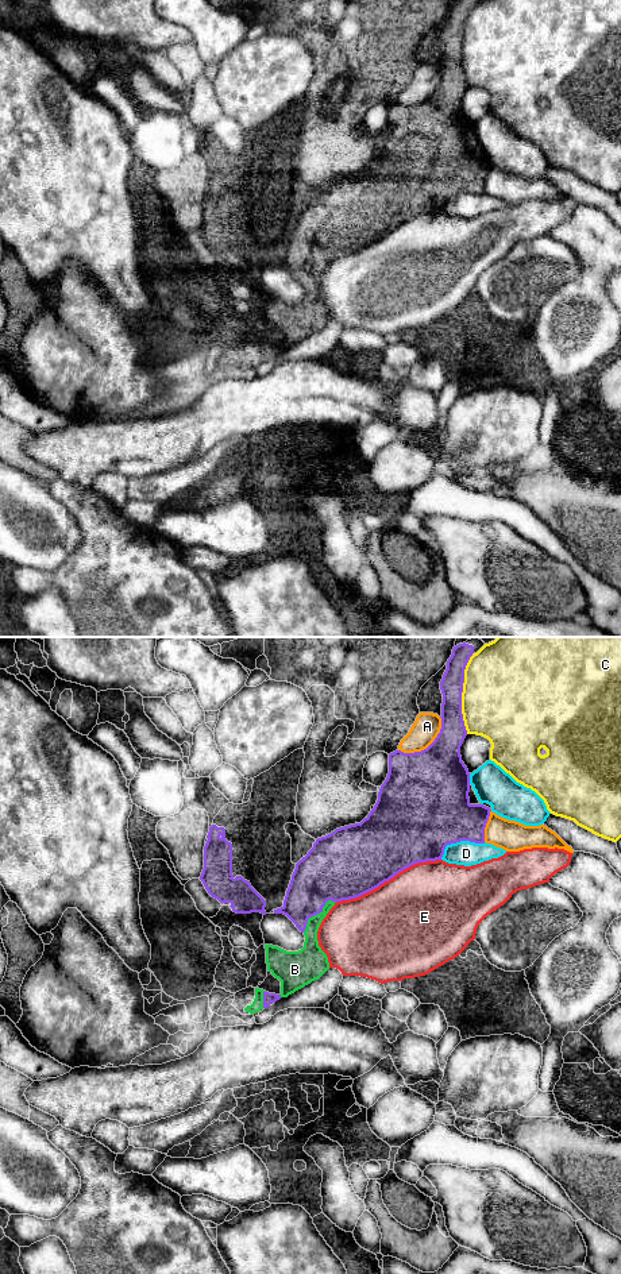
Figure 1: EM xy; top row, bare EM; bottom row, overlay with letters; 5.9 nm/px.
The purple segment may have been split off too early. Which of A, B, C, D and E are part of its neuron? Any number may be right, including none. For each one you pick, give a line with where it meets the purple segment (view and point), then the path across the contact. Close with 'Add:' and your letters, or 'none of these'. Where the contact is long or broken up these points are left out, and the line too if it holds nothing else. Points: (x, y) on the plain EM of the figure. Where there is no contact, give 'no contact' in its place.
B: meets purple in xy at (316, 266)
Add: B

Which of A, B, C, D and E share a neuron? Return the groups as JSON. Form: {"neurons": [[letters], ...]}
{"neurons": [["A"], ["B"], ["C"], ["D"], ["E"]]}

